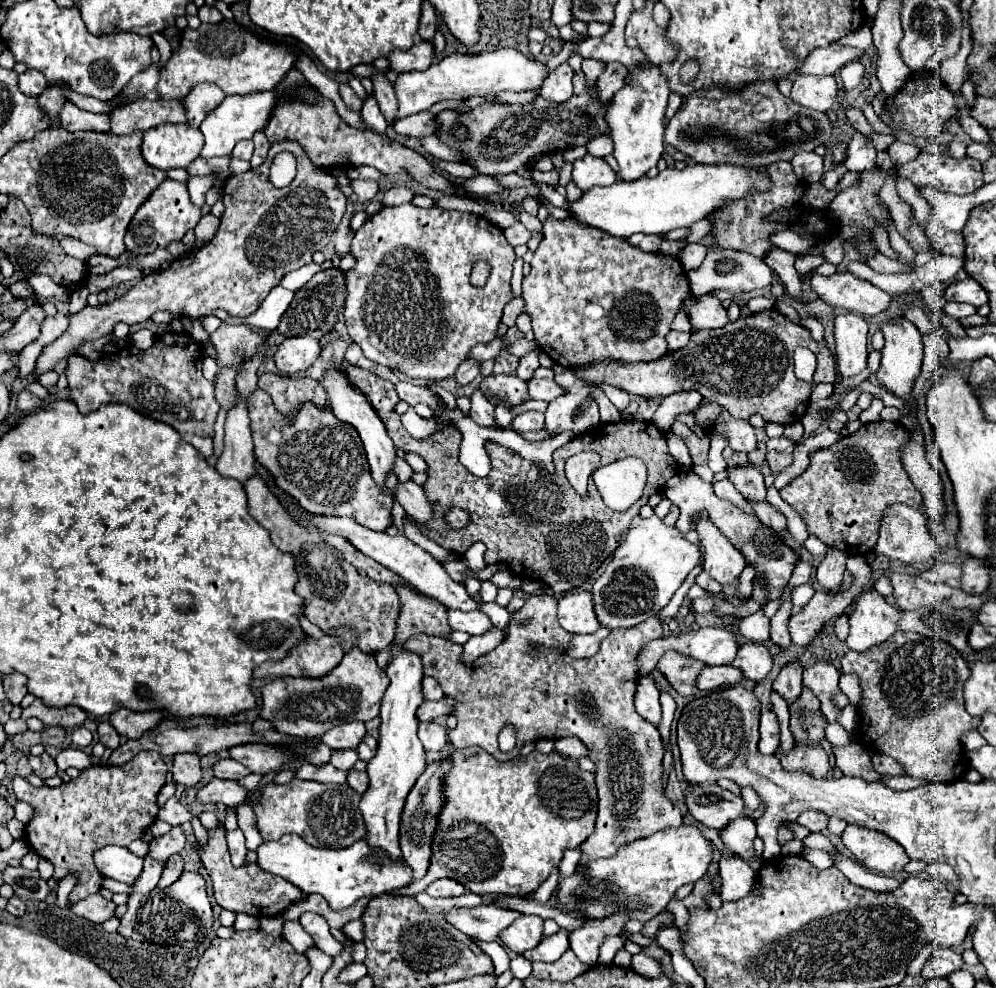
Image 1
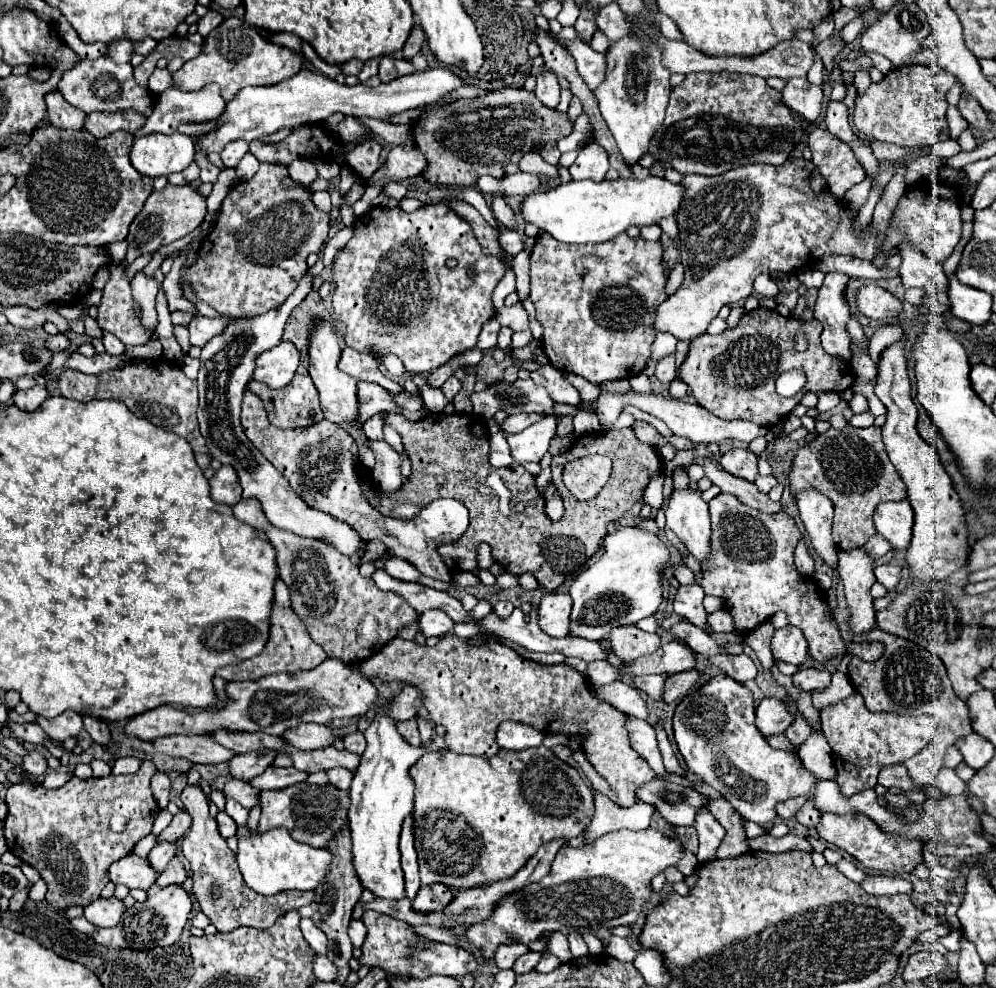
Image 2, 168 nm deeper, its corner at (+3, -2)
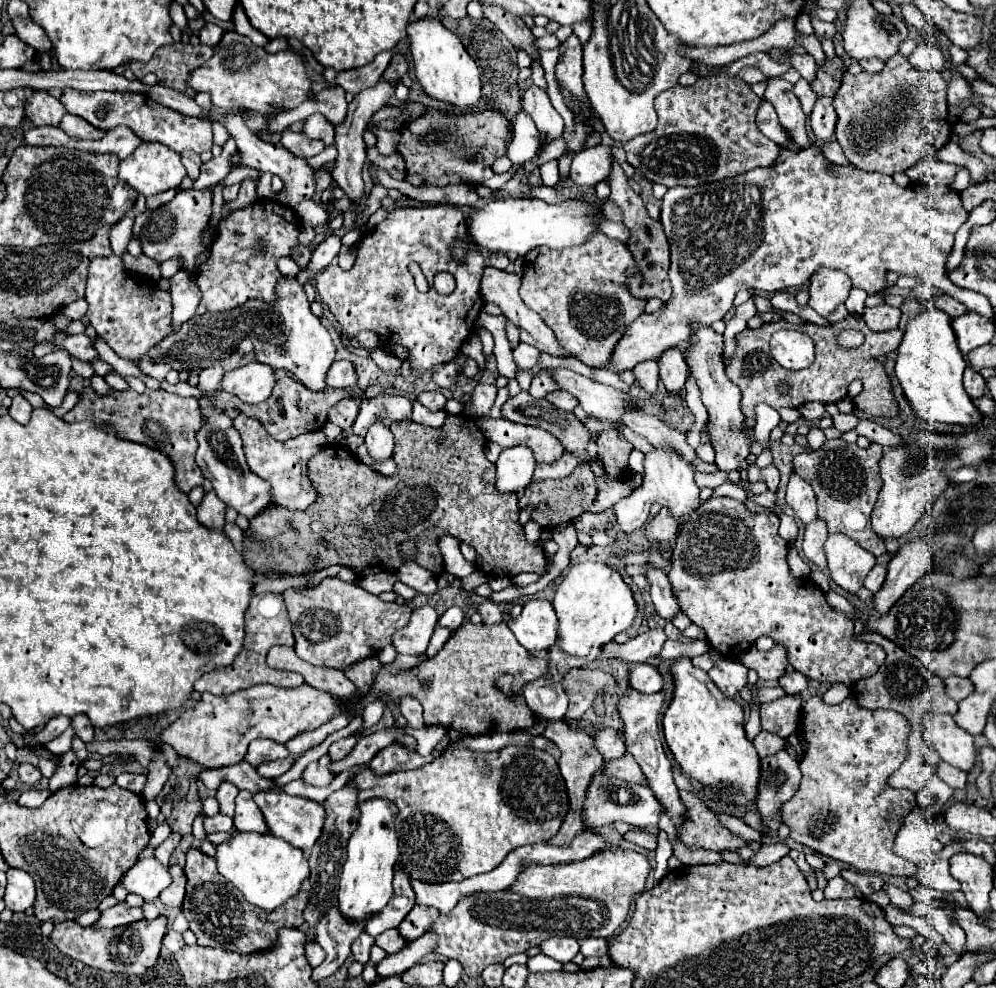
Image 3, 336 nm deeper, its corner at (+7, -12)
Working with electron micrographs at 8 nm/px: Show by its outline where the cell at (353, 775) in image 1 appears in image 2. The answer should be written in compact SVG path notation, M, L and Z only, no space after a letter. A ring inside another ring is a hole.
M330 768L326 774L328 774L330 784L336 786L336 788L340 788L340 790L348 790L350 782L354 778L354 774L350 770L346 770L346 768Z

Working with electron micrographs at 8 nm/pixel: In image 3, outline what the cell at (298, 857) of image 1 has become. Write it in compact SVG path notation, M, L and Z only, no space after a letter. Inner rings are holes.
M240 832L230 842L218 846L216 862L218 862L218 872L234 886L238 886L250 904L266 912L276 910L286 900L296 896L302 888L302 882L308 880L310 876L310 868L304 852L300 848L286 844L286 840L270 834Z

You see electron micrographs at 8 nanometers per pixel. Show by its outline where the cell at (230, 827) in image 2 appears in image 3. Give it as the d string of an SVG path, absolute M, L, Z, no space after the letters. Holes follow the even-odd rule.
M216 814L212 818L206 818L204 820L204 828L206 828L206 834L214 834L214 832L226 832L230 830L234 824L232 824L232 818L228 816L222 816L222 814Z

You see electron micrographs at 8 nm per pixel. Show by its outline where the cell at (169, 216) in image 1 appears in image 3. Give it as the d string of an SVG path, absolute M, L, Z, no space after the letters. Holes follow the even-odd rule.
M180 190L176 200L164 204L156 210L146 210L134 218L132 238L140 240L142 252L156 260L164 262L172 256L182 256L184 268L192 274L198 272L198 266L206 260L208 248L200 240L200 232L208 226L210 220L210 206L212 206L212 192L210 190Z

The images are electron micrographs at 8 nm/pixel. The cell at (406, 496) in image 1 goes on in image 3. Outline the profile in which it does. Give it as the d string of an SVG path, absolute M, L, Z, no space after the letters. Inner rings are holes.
M382 422L372 424L372 428L366 434L366 446L372 460L390 460L394 452L394 436Z

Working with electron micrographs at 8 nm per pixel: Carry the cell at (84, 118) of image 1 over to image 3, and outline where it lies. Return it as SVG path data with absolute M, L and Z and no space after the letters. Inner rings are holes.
M36 90L34 96L30 96L30 102L26 102L26 118L30 118L36 126L60 126L64 114L66 108L60 100L52 98L44 90Z

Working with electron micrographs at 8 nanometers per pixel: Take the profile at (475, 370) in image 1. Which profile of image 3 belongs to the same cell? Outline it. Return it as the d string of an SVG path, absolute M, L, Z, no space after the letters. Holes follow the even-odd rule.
M422 392L422 394L418 394L418 402L424 404L432 412L440 412L446 408L448 398L442 392Z

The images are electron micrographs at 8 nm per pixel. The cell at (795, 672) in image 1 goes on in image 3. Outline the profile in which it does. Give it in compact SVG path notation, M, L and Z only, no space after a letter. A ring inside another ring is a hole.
M786 750L762 760L762 780L758 792L758 812L764 818L780 816L782 804L794 798L802 780L800 764Z

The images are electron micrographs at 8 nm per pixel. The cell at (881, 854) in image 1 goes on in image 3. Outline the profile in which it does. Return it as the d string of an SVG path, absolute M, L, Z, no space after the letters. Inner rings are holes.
M814 696L802 710L802 730L808 740L806 758L800 762L802 782L794 800L782 806L782 822L790 826L790 836L828 858L852 866L858 872L914 878L918 866L894 852L894 840L904 818L916 806L916 794L910 790L894 790L886 784L888 776L898 770L910 754L910 722L894 710L866 710L858 706L852 696L836 706L826 706L820 696Z

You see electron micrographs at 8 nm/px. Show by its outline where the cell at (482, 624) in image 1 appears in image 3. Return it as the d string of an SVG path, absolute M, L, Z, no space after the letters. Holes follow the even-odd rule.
M422 606L412 612L410 624L402 628L402 632L394 634L392 644L396 646L398 654L420 654L426 652L428 642L434 634L438 622L438 614L432 606Z

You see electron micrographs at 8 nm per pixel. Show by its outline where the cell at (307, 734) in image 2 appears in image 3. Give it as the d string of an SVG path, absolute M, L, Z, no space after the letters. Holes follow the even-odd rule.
M254 740L244 756L246 762L250 762L252 766L258 766L264 760L282 760L288 758L288 748L286 744L274 742L274 740Z

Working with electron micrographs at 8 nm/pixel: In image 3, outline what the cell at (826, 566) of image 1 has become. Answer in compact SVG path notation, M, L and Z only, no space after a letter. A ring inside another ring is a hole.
M792 474L786 490L786 502L794 510L794 514L804 522L810 524L818 518L818 508L816 508L816 498L814 490L808 482L804 482L800 476Z

